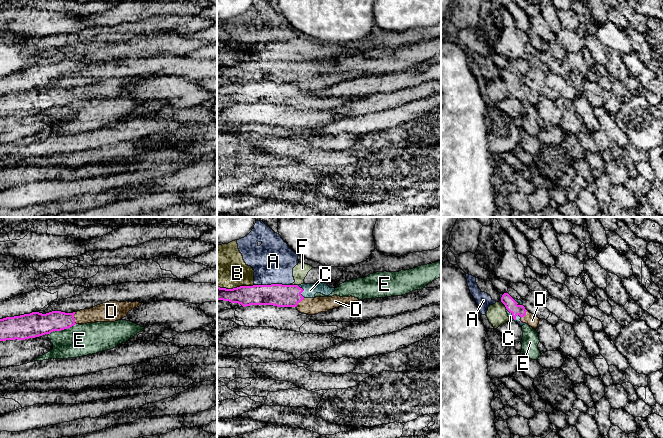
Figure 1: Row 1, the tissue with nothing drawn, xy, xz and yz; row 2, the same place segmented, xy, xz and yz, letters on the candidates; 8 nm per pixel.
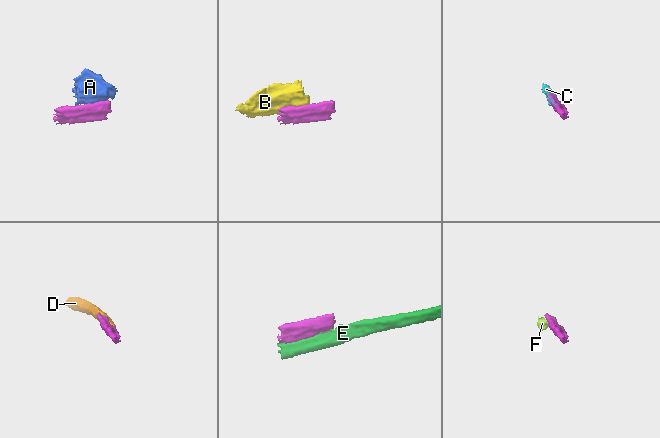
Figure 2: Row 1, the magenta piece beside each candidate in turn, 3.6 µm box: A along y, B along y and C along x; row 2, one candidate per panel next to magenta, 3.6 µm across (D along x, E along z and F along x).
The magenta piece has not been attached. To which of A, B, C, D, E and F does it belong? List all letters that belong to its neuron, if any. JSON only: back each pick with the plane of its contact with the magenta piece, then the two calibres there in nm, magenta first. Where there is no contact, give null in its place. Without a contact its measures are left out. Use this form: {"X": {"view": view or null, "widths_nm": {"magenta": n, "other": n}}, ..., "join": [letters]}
{"C": {"view": "yz", "widths_nm": {"magenta": 100, "other": 40}}, "D": {"view": "xy", "widths_nm": {"magenta": 160, "other": 150}}, "join": ["C", "D"]}

